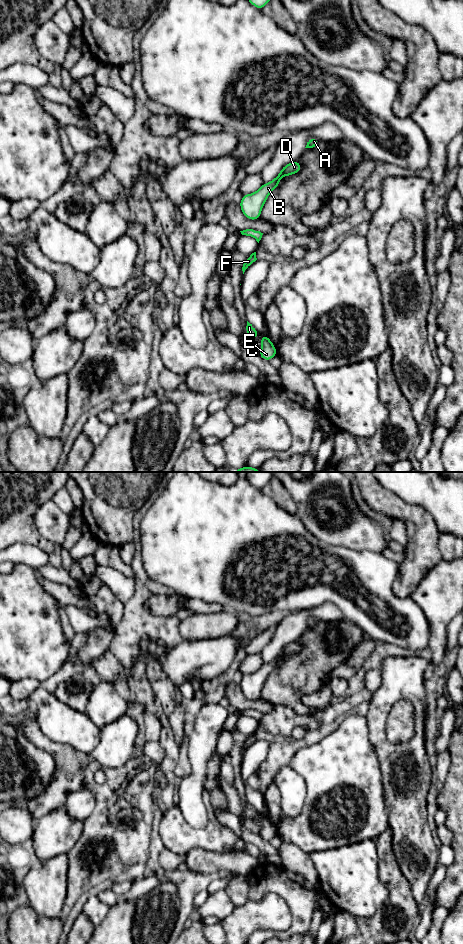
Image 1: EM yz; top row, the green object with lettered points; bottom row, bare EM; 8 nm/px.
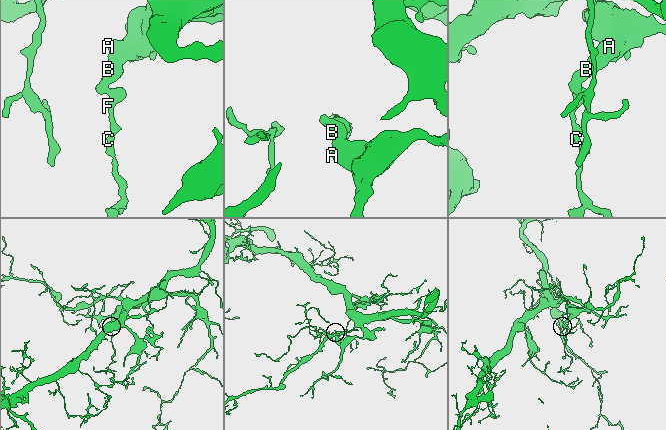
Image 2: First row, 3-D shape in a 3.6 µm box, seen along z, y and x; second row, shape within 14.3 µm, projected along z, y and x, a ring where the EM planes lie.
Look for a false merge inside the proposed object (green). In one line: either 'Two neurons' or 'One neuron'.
One neuron

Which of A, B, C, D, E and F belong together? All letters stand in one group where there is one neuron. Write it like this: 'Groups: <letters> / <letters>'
Groups: A B C D E F

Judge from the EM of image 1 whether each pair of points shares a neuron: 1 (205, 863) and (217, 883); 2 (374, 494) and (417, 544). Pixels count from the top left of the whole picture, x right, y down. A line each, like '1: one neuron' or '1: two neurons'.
1: two neurons
2: one neuron

